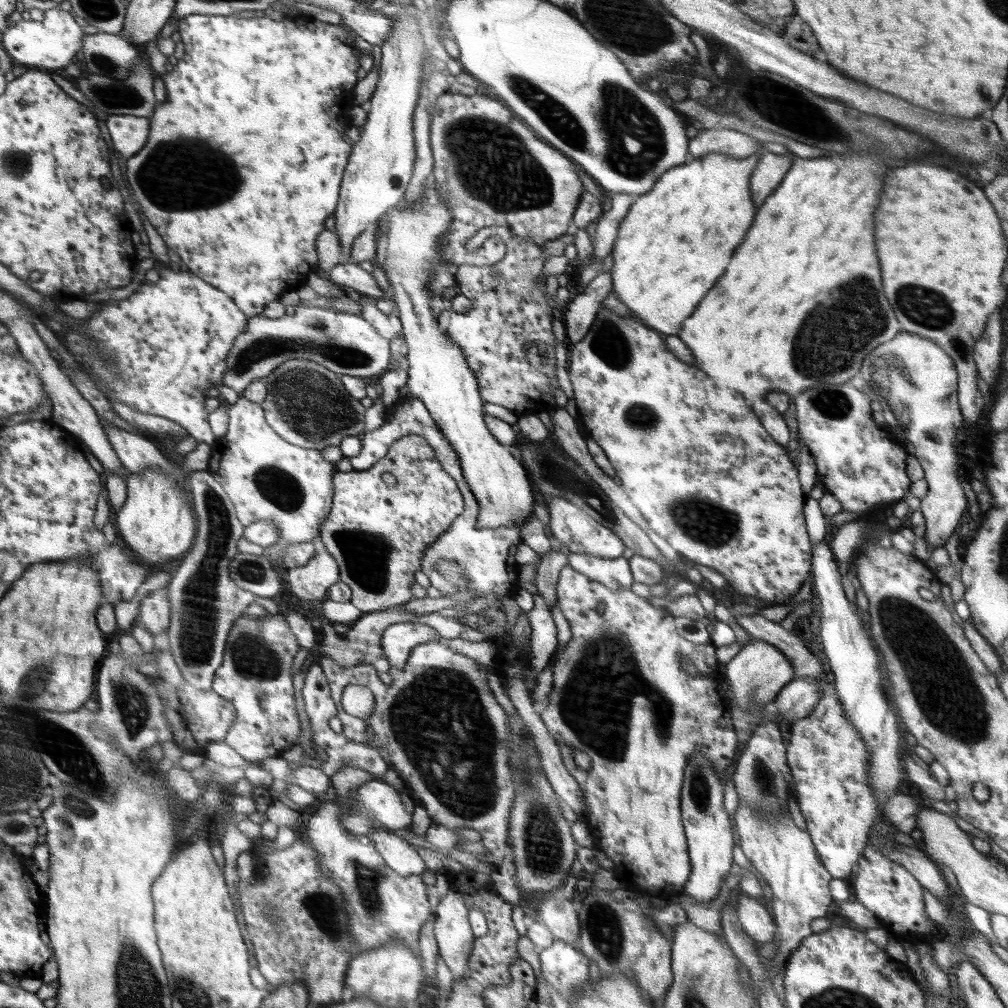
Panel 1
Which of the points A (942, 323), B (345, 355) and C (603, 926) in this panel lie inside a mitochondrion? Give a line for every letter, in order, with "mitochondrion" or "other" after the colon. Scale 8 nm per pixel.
A: mitochondrion
B: mitochondrion
C: mitochondrion

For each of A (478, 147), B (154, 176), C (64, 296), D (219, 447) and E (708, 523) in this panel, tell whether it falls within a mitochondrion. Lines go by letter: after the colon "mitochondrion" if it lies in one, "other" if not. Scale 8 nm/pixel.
A: mitochondrion
B: mitochondrion
C: other
D: other
E: mitochondrion

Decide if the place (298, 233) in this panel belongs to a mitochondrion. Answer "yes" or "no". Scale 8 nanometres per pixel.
no

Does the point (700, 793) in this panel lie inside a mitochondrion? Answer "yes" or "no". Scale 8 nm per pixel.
yes

